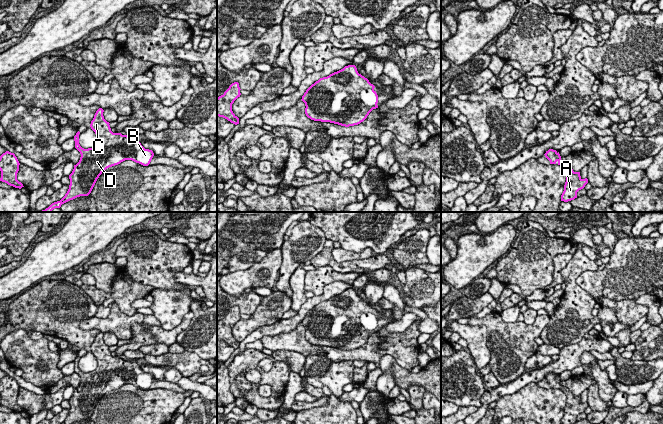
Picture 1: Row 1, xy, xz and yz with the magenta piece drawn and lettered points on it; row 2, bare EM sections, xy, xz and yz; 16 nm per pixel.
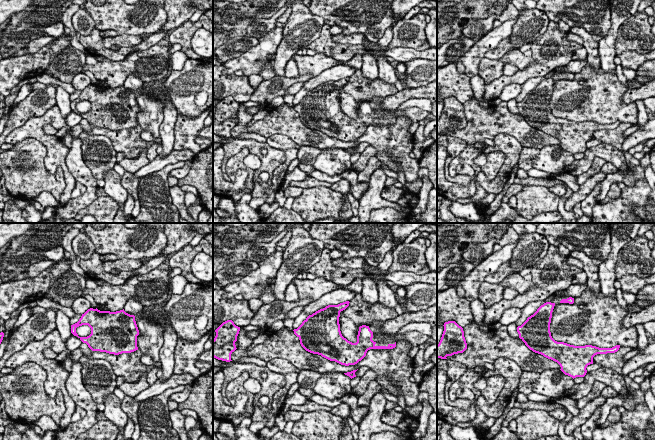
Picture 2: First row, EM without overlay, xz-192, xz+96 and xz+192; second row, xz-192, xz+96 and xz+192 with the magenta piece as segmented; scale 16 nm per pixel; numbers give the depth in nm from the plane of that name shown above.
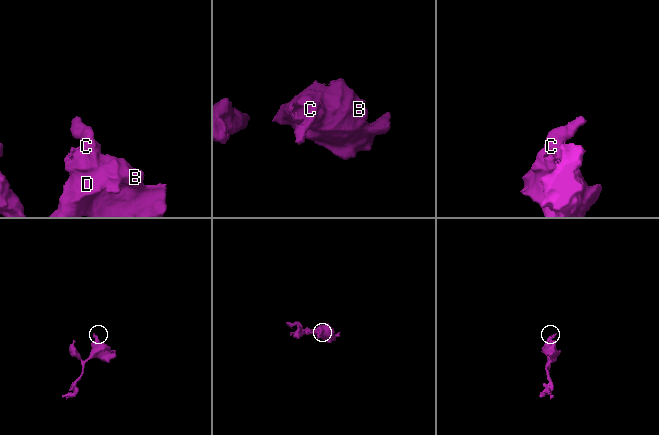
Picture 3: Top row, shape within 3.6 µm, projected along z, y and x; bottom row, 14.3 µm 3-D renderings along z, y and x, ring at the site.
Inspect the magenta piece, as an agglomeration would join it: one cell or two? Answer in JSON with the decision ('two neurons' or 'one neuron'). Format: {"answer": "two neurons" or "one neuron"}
{"answer": "one neuron"}

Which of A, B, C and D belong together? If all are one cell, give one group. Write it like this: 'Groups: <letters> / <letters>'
Groups: A B C D

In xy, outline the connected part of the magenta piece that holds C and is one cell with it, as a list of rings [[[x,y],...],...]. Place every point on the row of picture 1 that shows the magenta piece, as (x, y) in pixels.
[[[99,108],[90,124],[97,136],[94,147],[84,149],[80,146],[79,131],[74,136],[75,148],[80,152],[81,157],[69,175],[70,185],[65,196],[45,210],[36,212],[52,212],[53,209],[60,208],[70,200],[88,196],[103,171],[125,160],[132,160],[143,166],[150,164],[154,156],[153,151],[145,149],[134,136],[113,133],[110,123],[104,119],[103,112],[104,110]]]

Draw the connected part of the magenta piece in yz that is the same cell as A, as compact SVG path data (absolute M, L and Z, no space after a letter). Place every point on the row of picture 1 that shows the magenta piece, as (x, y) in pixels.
M549 149L544 155L550 161L550 164L557 163L566 171L566 182L561 195L561 201L568 202L577 198L577 192L585 187L588 183L588 179L582 179L580 172L574 172L567 163L561 160L561 156L556 150Z

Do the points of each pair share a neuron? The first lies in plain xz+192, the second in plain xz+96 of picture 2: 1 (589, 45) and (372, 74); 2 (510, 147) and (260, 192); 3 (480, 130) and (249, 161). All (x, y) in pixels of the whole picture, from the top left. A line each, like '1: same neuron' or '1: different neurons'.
1: same neuron
2: same neuron
3: different neurons

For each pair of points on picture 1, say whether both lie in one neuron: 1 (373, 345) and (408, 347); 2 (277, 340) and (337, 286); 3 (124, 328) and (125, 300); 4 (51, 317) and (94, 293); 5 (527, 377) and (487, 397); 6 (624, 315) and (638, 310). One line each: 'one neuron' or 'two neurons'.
1: one neuron
2: two neurons
3: two neurons
4: two neurons
5: one neuron
6: one neuron

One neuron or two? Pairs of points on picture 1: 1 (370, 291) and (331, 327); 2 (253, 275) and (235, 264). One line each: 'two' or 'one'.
1: two
2: two

